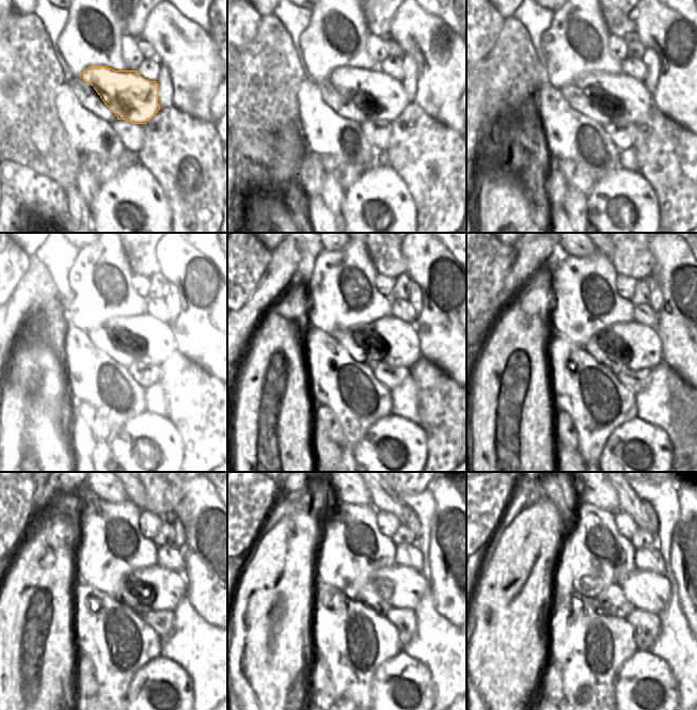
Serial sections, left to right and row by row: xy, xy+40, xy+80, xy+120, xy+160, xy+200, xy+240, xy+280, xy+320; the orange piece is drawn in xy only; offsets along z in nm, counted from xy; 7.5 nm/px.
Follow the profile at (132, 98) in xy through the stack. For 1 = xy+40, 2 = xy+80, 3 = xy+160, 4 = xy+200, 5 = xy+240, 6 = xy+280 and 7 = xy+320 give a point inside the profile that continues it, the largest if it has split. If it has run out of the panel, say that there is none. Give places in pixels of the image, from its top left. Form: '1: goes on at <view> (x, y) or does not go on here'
1: goes on at xy+40 (364, 88)
2: goes on at xy+80 (630, 95)
3: goes on at xy+160 (401, 348)
4: goes on at xy+200 (642, 348)
5: goes on at xy+240 (163, 588)
6: goes on at xy+280 (404, 587)
7: goes on at xy+320 (647, 590)

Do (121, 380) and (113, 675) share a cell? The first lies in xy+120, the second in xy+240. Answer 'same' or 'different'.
same

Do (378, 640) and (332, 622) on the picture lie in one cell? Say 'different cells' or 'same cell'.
same cell

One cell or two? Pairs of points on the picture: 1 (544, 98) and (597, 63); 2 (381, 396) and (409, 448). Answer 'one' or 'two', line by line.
1: two
2: two

